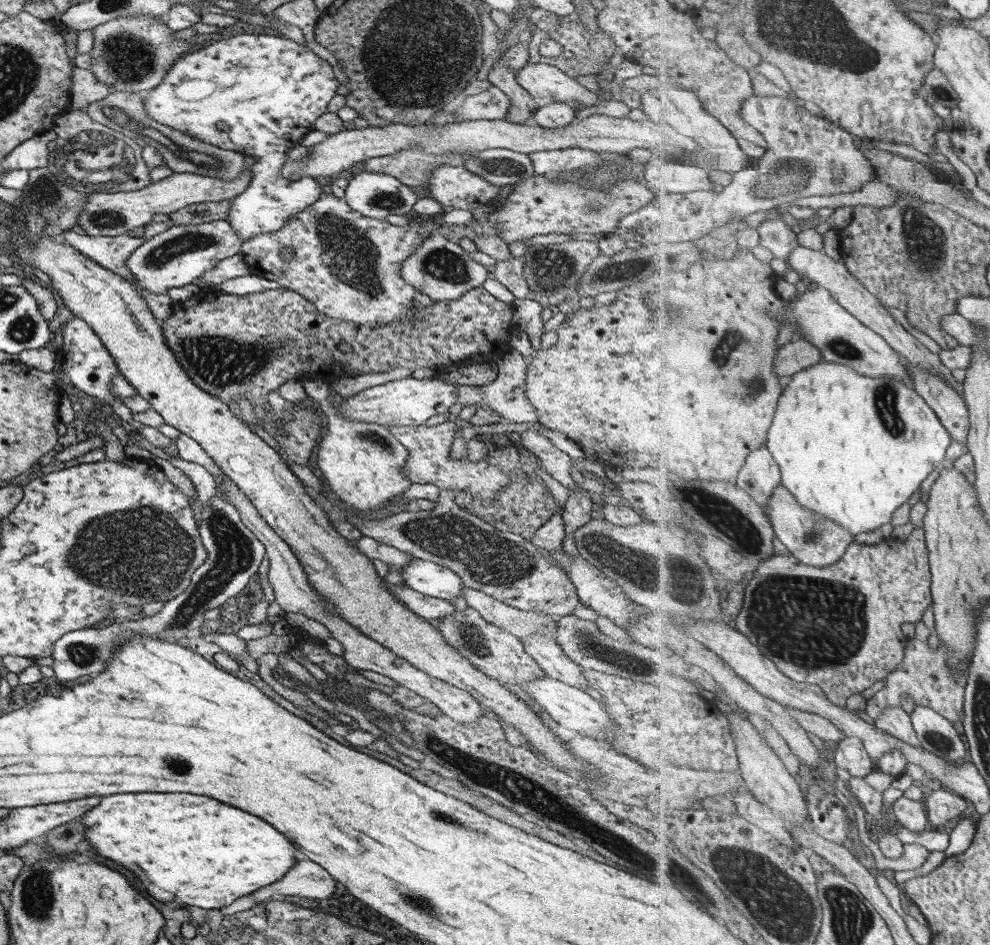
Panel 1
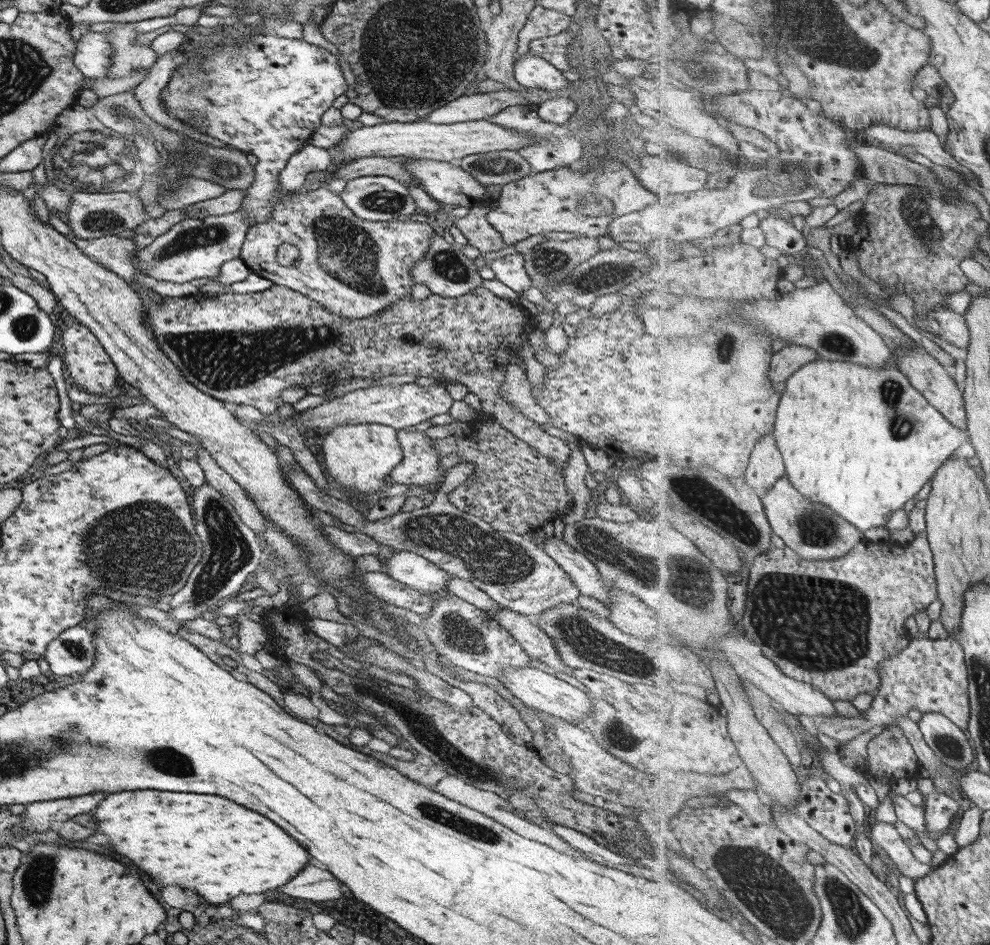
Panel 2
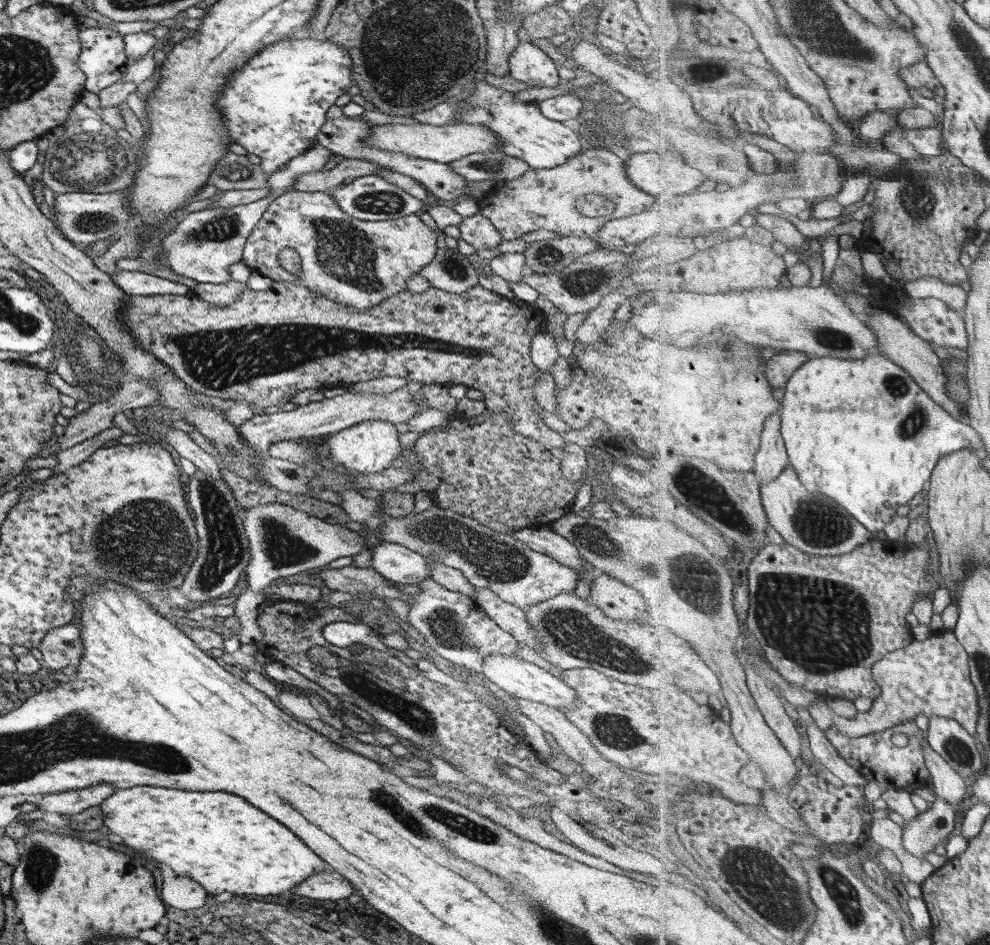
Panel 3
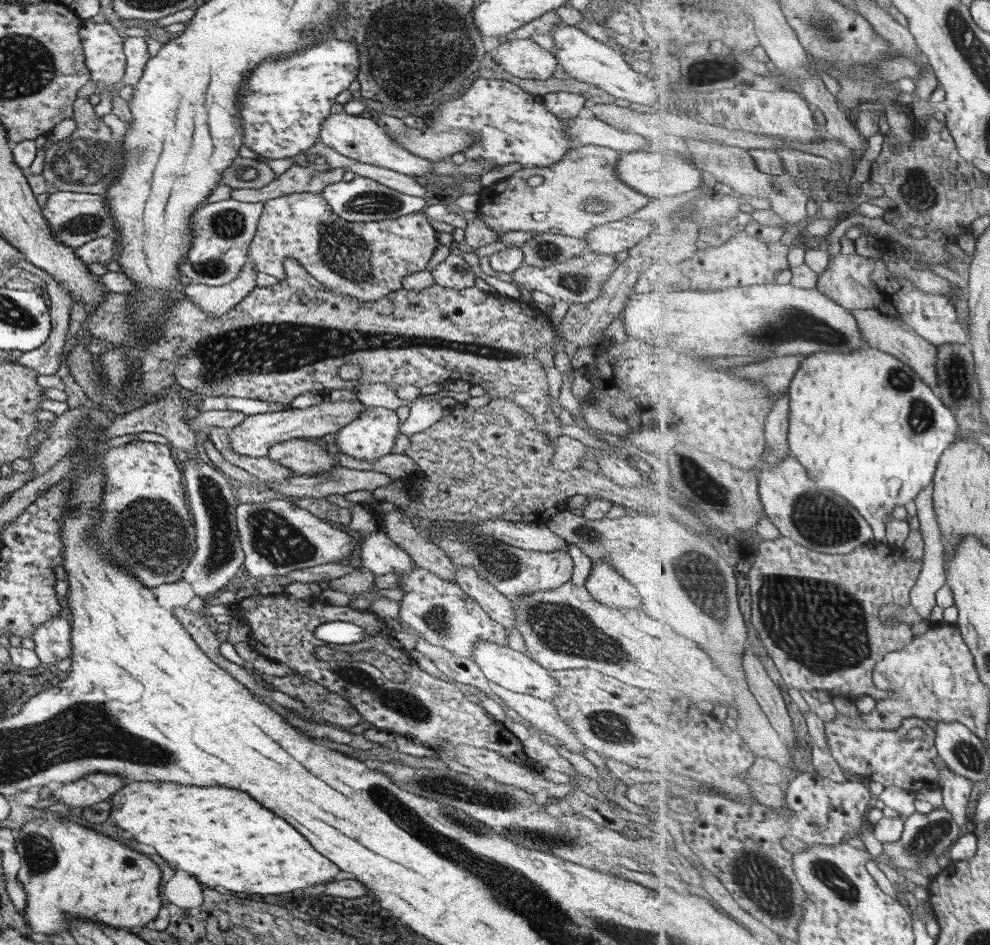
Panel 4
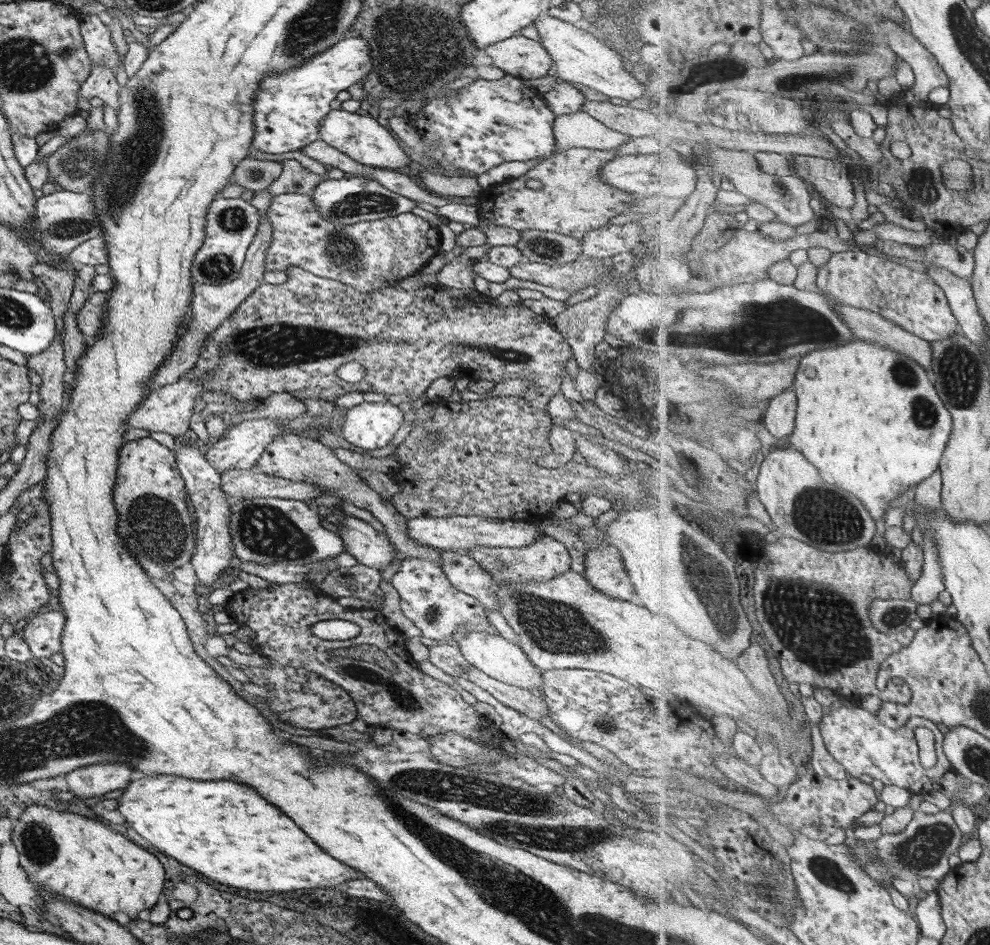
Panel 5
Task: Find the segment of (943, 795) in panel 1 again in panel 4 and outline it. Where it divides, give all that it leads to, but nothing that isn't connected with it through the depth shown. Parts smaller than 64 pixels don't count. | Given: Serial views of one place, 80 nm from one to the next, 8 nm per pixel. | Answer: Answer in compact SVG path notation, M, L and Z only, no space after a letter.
M944 807L933 808L930 813L913 813L908 816L904 824L904 831L899 842L885 842L884 853L890 862L903 870L915 871L924 868L930 878L935 878L944 868L939 864L939 858L949 852L961 836L961 828L953 818L951 812Z

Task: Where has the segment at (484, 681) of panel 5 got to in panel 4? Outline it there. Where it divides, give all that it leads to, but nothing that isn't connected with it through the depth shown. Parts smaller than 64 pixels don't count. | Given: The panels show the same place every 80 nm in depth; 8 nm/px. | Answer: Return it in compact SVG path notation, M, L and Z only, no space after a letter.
M488 681L488 686L489 690L492 690L493 694L501 699L503 705L511 708L516 714L527 720L533 728L551 735L568 751L583 754L582 750L585 746L571 733L571 729L561 721L559 713L555 711L551 702L528 694L507 690L491 681Z

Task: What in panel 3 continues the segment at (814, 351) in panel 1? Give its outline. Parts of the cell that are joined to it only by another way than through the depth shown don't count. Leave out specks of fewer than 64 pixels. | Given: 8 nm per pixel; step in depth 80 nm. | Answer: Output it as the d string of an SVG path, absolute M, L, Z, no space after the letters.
M783 351L775 354L767 361L767 377L774 388L786 386L789 379L792 379L795 372L805 362L809 362L813 355L801 351Z

